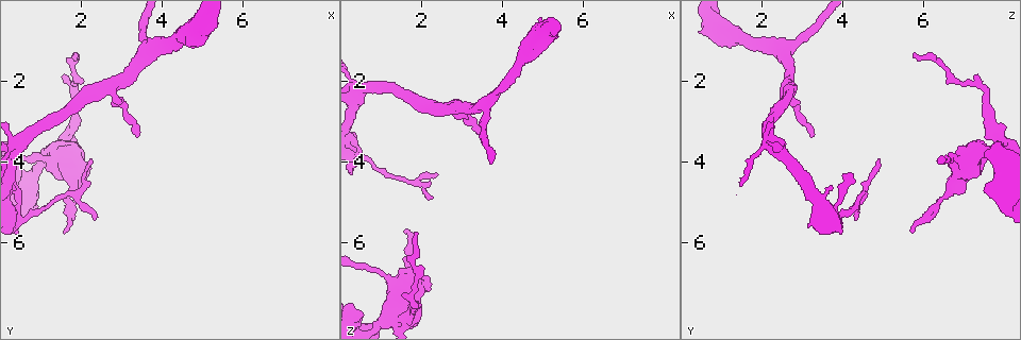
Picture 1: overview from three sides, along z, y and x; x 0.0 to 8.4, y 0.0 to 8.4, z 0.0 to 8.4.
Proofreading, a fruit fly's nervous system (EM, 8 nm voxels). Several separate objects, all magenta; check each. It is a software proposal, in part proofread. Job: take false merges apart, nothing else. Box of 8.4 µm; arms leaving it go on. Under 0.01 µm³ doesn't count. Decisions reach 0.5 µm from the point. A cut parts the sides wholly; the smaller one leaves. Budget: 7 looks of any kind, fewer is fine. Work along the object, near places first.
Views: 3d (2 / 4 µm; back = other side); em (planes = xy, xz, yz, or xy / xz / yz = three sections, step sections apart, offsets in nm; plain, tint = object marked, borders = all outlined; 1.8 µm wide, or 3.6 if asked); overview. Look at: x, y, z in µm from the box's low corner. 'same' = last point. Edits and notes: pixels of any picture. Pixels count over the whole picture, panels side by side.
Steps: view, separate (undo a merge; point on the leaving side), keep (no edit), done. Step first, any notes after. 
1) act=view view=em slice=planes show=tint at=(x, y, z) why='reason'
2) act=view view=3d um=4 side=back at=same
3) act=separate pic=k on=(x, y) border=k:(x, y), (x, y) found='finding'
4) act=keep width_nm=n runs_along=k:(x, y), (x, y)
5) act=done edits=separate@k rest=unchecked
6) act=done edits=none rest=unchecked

act=view view=3d um=4 at=(4.65, 0.90, 1.30) why='sudden change in width'

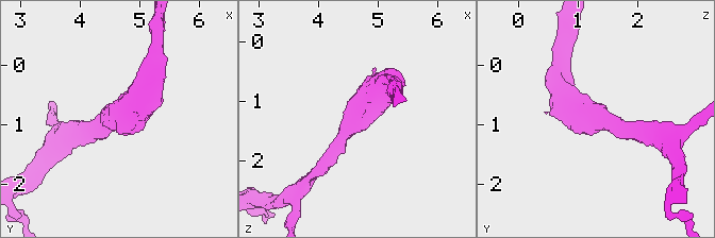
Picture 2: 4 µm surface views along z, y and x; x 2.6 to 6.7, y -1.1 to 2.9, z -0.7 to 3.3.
act=view view=em slice=xy step=4 show=tint at=(4.60, 0.90, 1.30) arm_widths_nm=220,480

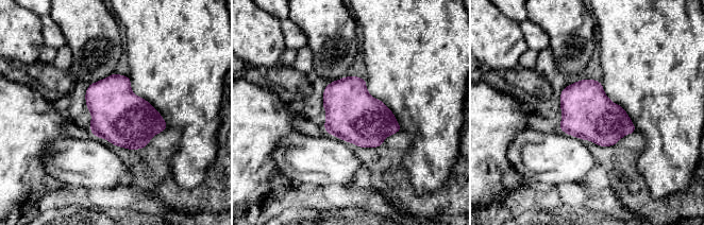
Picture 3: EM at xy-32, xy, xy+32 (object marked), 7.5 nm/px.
act=keep found='all the same cell'

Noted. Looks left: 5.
act=view view=em slice=planes show=tint at=(1.20, 3.80, 7.85) why='three-way junction'

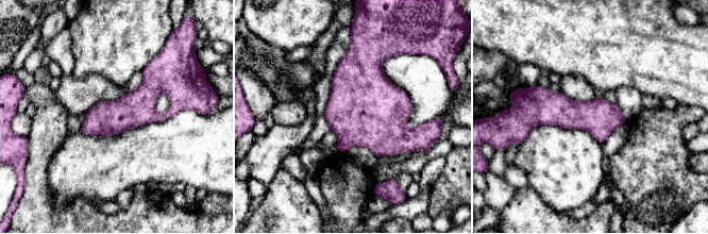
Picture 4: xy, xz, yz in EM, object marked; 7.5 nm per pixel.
act=keep runs_along=4:(178, 103), (165, 116), (104, 117), (84, 129) found='all the same cell'

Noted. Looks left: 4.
act=view view=3d um=4 at=(1.90, 2.00, 6.90) why='thin neck'

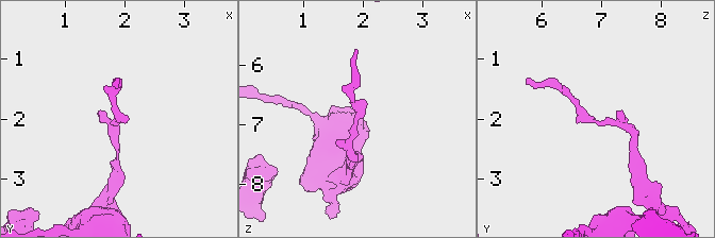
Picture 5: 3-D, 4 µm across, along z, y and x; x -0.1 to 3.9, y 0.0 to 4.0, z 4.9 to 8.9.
act=view view=em slice=planes show=tint at=(1.85, 2.05, 6.95)

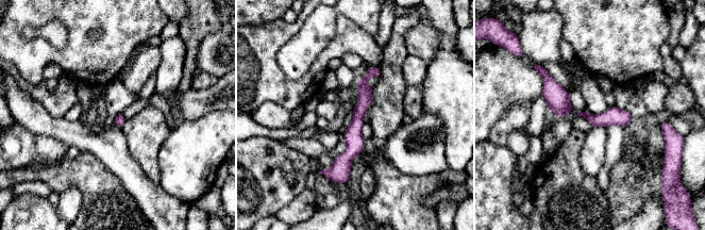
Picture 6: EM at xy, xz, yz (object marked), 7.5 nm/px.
act=keep runs_along=6:(372, 68), (363, 81), (343, 180) found='all the same cell'

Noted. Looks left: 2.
act=done edits=none rest=unchecked

